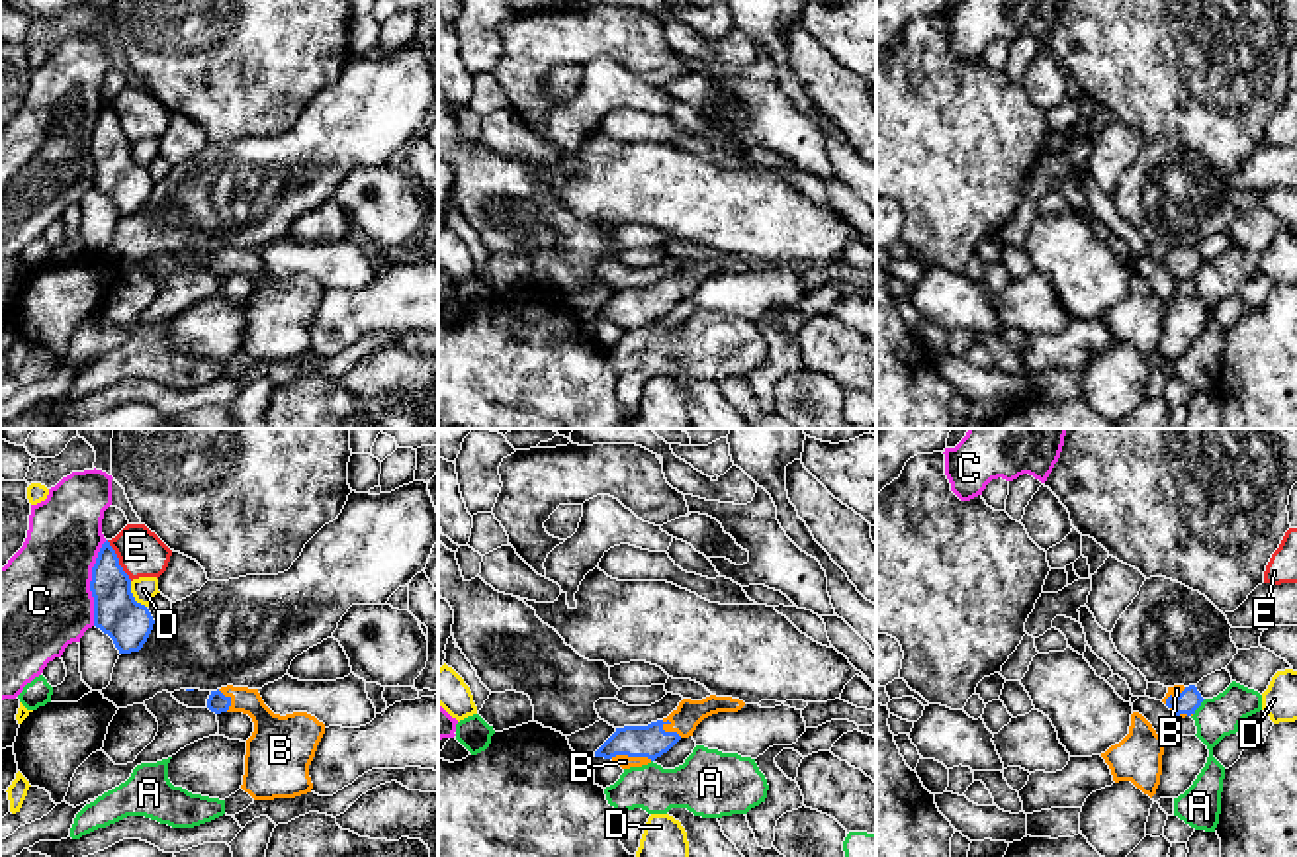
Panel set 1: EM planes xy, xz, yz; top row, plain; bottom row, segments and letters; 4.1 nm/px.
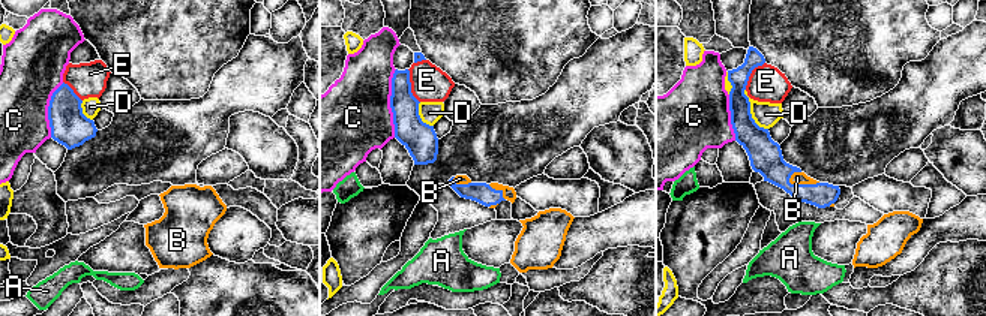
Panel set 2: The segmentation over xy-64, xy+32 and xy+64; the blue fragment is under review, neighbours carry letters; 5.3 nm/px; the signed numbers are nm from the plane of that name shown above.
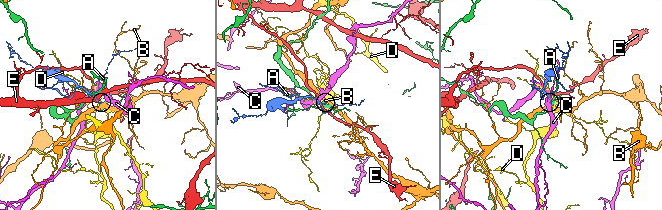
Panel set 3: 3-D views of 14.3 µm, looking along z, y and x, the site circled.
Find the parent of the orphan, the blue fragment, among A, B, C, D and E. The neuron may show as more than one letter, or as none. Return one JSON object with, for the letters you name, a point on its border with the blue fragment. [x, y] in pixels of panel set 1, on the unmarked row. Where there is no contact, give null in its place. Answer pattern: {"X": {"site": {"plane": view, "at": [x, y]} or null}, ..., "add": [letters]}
{"B": {"site": {"plane": "xz", "at": [632, 317]}}, "add": ["B"]}

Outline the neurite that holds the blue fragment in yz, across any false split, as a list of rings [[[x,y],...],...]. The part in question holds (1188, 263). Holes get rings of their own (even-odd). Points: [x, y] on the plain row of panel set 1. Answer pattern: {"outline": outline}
{"outline": [[[1174,247],[1168,248],[1166,258],[1162,260],[1162,264],[1178,278],[1178,280],[1185,280],[1185,278],[1193,278],[1195,272],[1201,268],[1205,260],[1201,258],[1201,254],[1197,252],[1195,247],[1184,248],[1184,247]]]}

